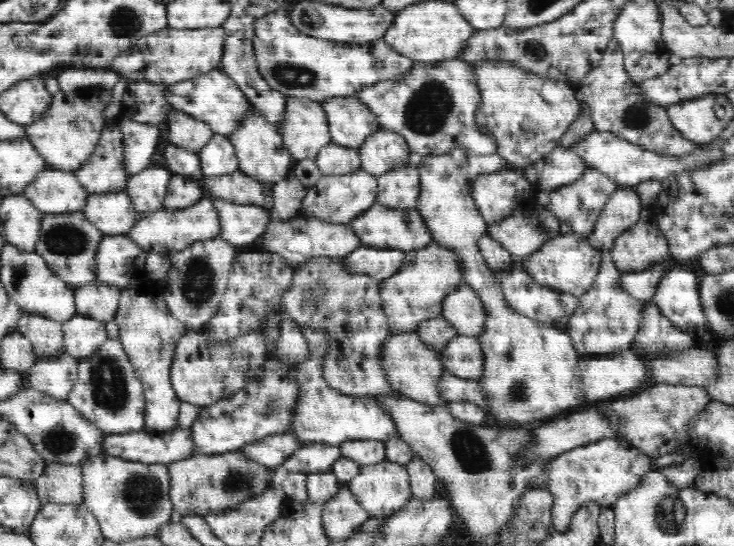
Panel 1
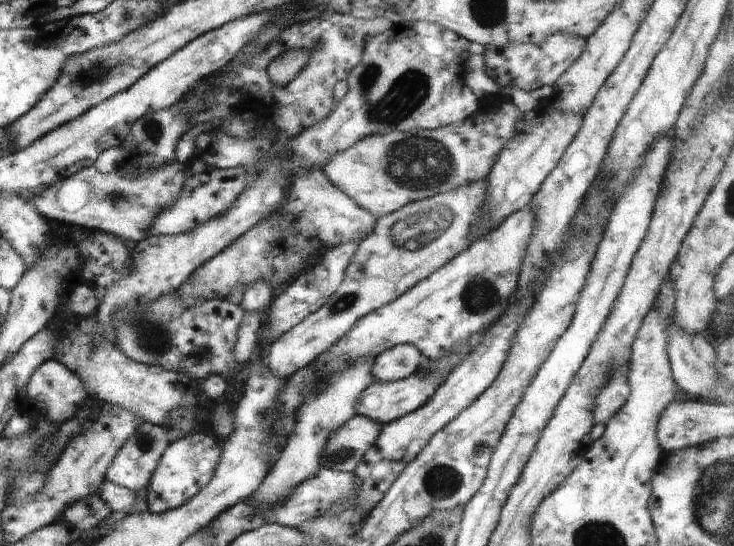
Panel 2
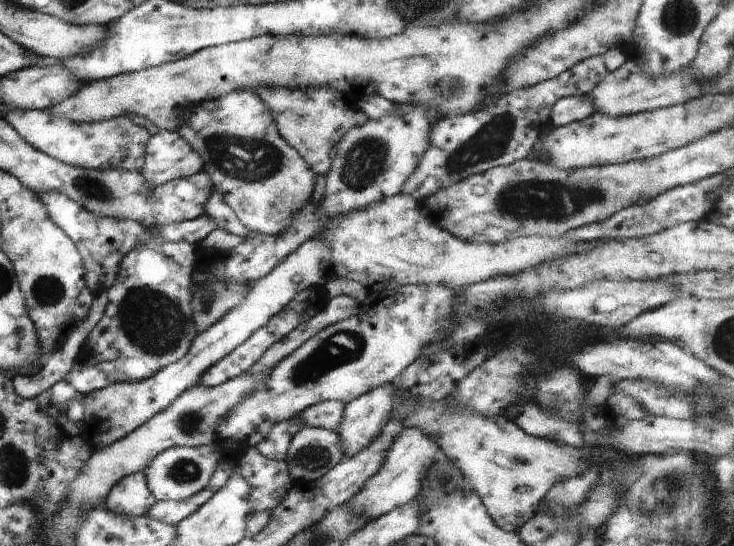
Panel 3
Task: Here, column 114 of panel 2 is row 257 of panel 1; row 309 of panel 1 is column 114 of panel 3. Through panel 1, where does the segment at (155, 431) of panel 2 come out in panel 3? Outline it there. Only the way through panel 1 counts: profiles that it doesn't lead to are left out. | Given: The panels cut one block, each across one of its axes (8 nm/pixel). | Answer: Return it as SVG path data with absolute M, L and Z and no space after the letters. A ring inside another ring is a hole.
M144 471L127 475L117 484L105 499L104 504L110 511L124 515L145 515L155 504Z

